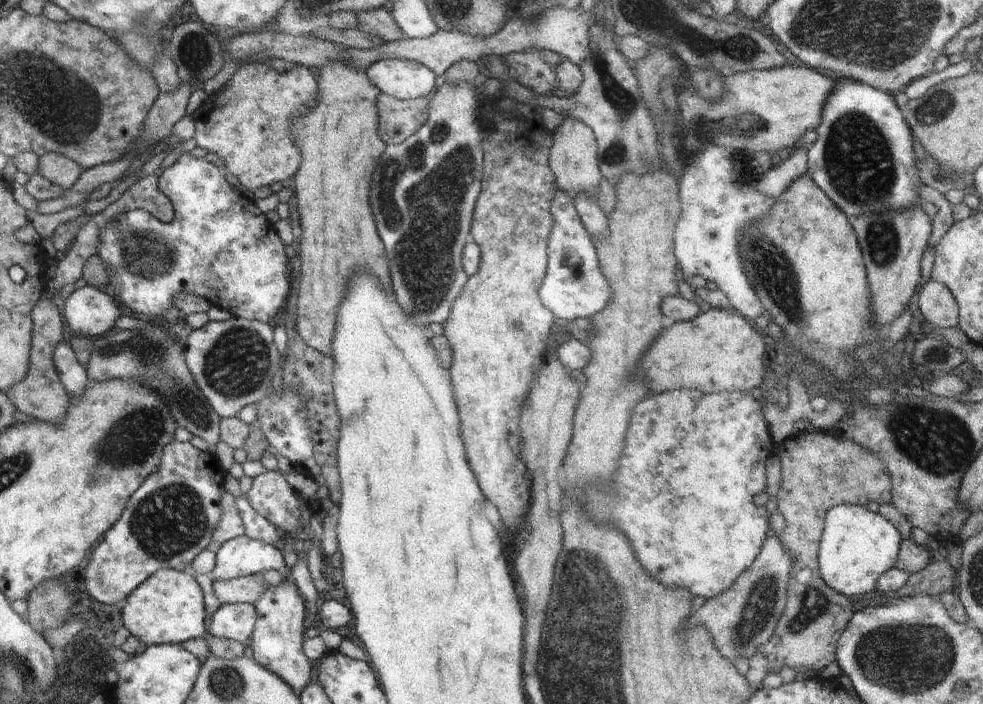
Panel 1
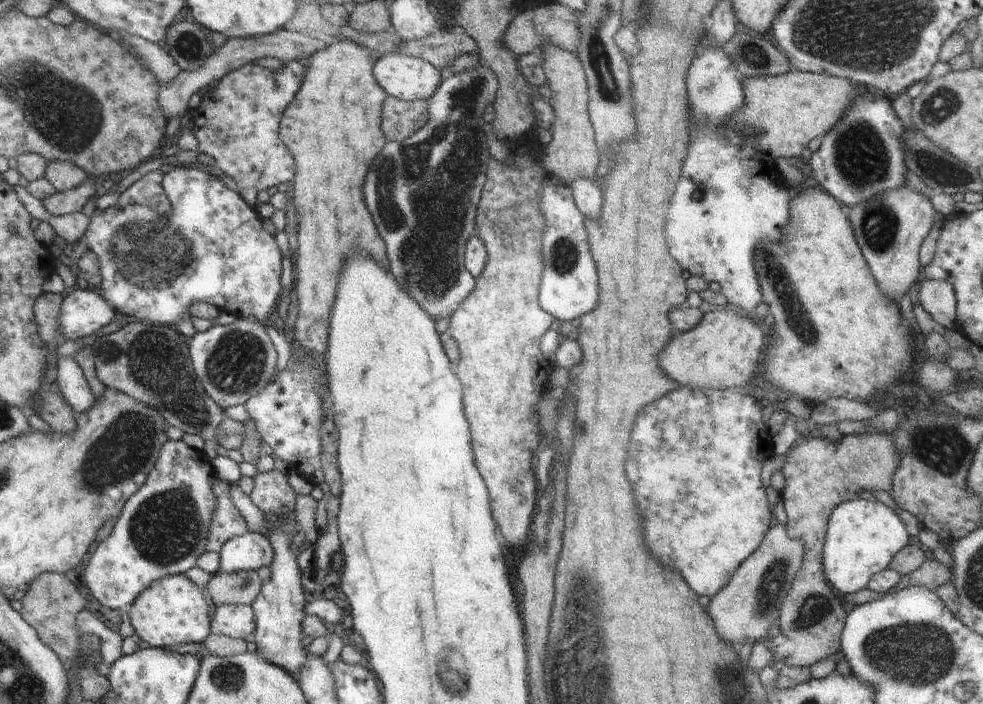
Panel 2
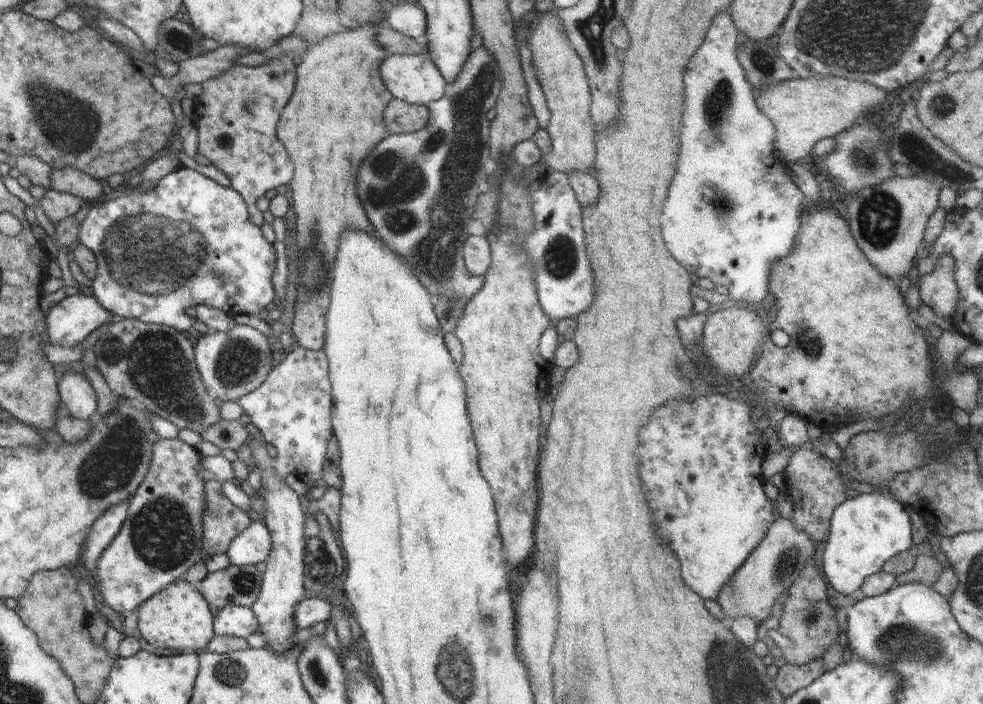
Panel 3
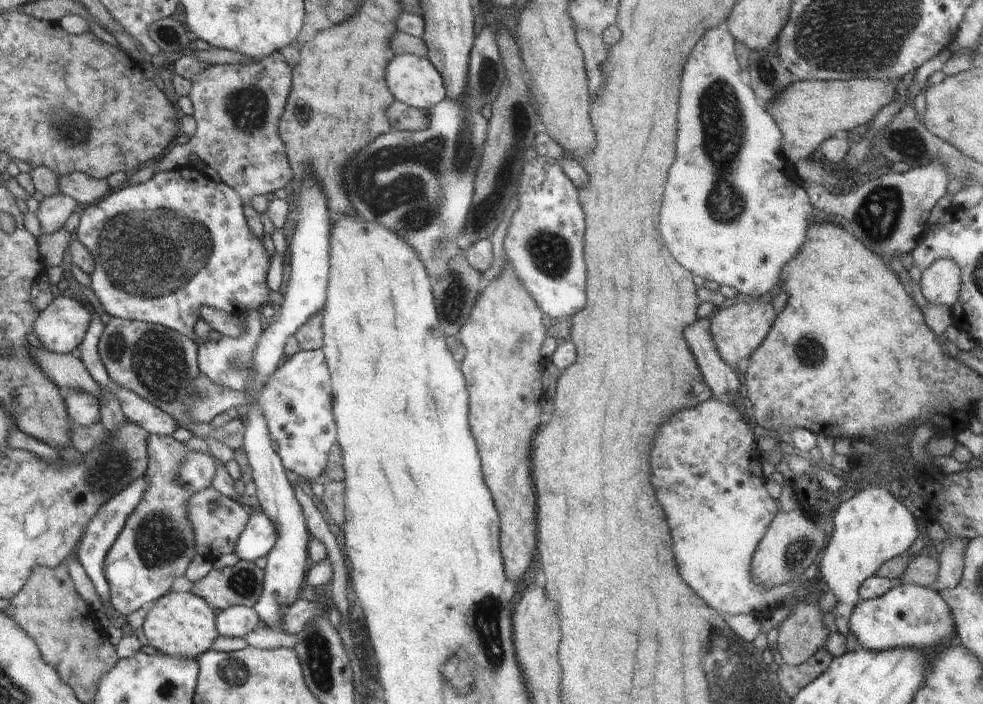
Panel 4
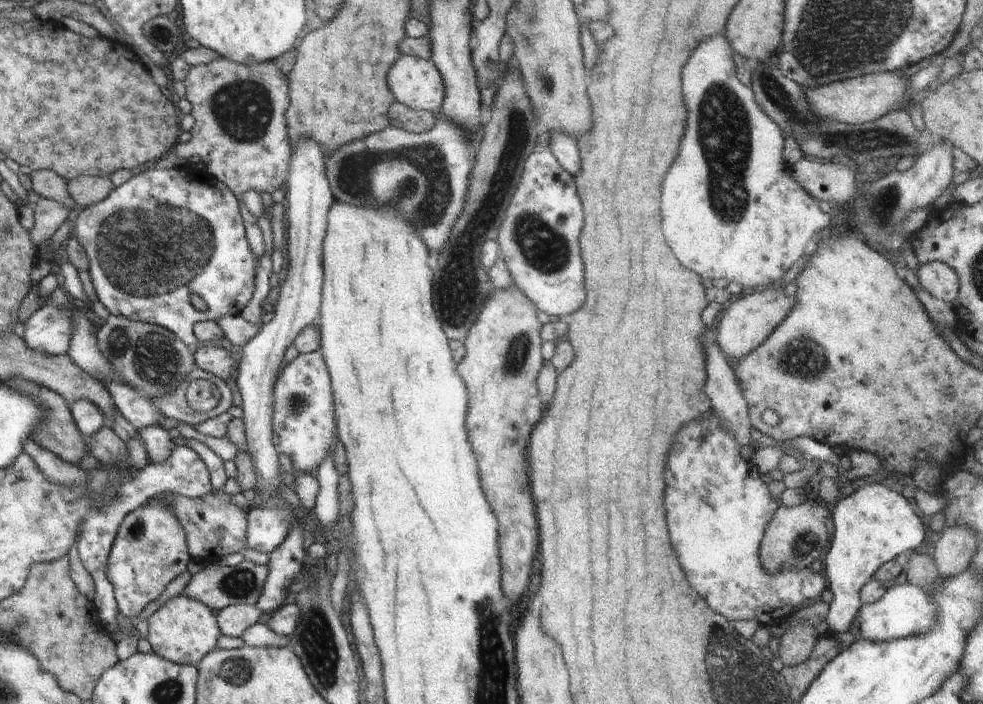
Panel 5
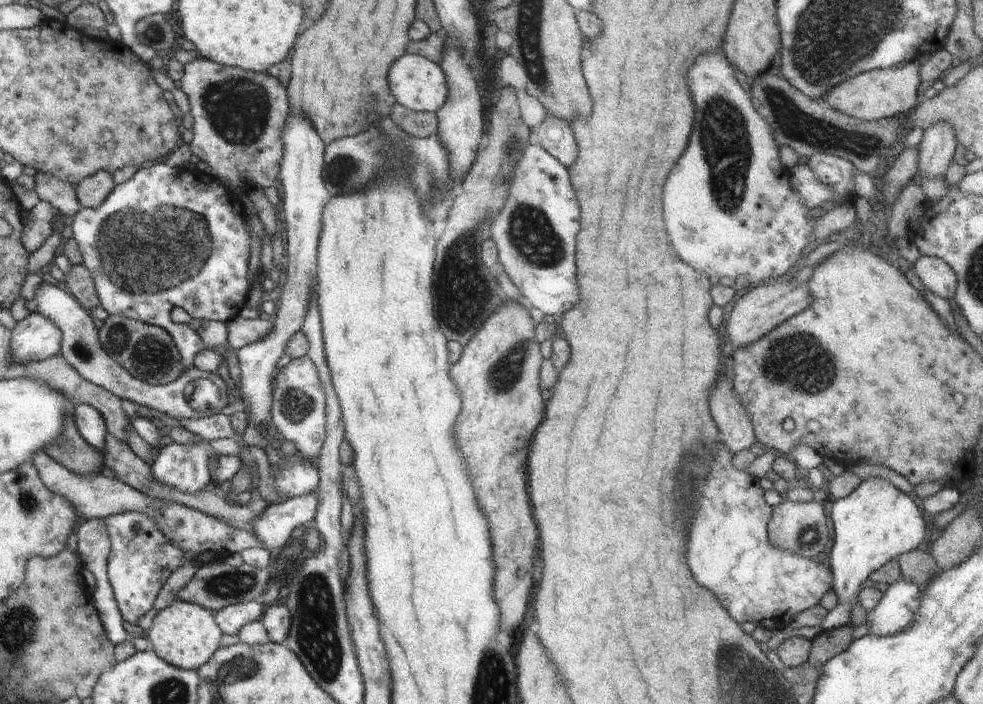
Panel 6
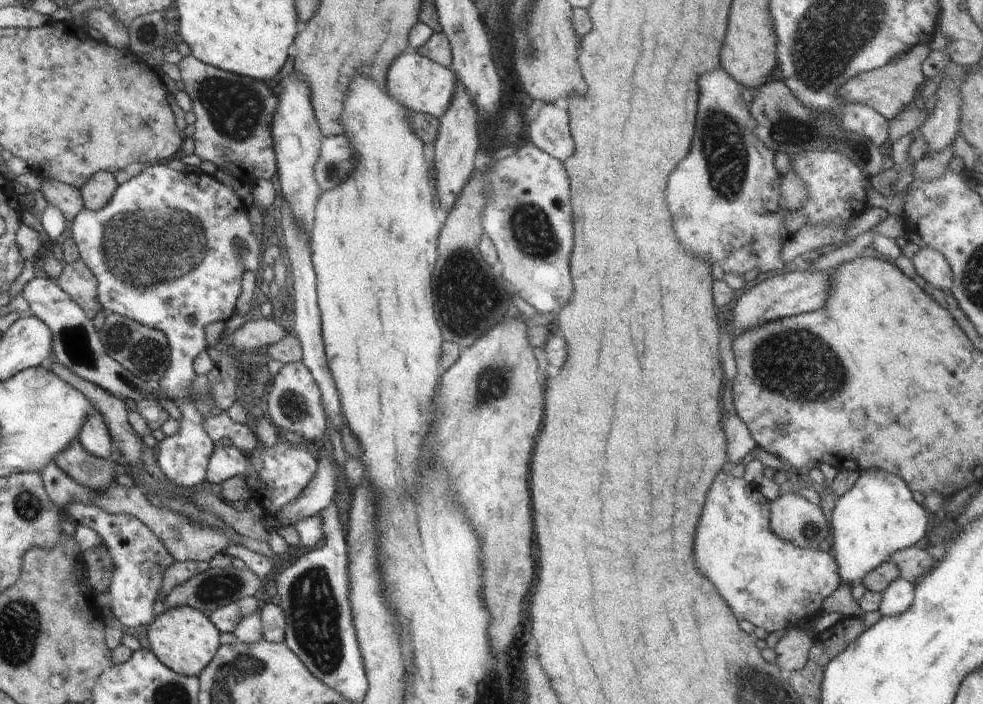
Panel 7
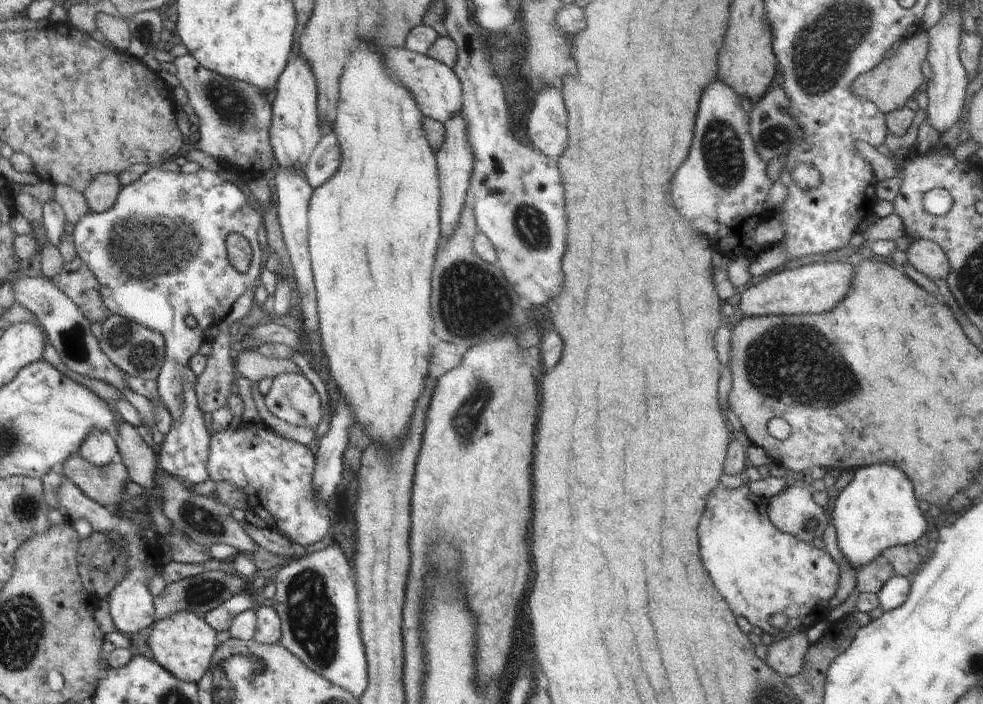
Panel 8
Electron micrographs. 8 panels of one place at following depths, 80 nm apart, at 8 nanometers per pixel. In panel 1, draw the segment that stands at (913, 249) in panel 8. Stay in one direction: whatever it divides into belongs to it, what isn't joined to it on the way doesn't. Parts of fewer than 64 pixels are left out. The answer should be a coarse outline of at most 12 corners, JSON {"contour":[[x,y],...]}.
{"contour":[[929,280],[918,294],[924,318],[955,328],[959,310],[946,284]]}

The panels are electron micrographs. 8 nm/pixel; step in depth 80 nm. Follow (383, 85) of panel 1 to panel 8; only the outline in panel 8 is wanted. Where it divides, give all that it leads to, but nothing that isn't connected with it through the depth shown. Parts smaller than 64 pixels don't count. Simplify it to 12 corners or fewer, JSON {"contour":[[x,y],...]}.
{"contour":[[390,48],[386,64],[424,117],[443,124],[462,110],[449,66]]}

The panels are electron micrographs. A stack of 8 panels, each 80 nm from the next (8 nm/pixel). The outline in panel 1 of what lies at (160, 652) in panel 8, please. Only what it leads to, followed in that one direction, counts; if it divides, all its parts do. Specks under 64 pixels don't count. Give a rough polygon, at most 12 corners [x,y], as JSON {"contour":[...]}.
{"contour":[[162,568],[121,611],[146,645],[204,632],[202,590]]}

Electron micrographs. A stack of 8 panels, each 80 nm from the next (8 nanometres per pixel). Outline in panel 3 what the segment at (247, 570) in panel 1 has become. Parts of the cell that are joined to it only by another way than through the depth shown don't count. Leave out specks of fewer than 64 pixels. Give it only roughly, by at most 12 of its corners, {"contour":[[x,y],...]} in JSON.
{"contour":[[262,521],[240,532],[226,556],[230,564],[267,562],[273,536]]}

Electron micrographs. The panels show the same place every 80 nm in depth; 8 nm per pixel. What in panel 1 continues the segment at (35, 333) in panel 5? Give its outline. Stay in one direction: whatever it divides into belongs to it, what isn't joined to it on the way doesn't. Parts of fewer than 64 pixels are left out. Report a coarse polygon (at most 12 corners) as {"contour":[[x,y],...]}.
{"contour":[[92,285],[61,303],[67,334],[106,335],[120,302]]}

